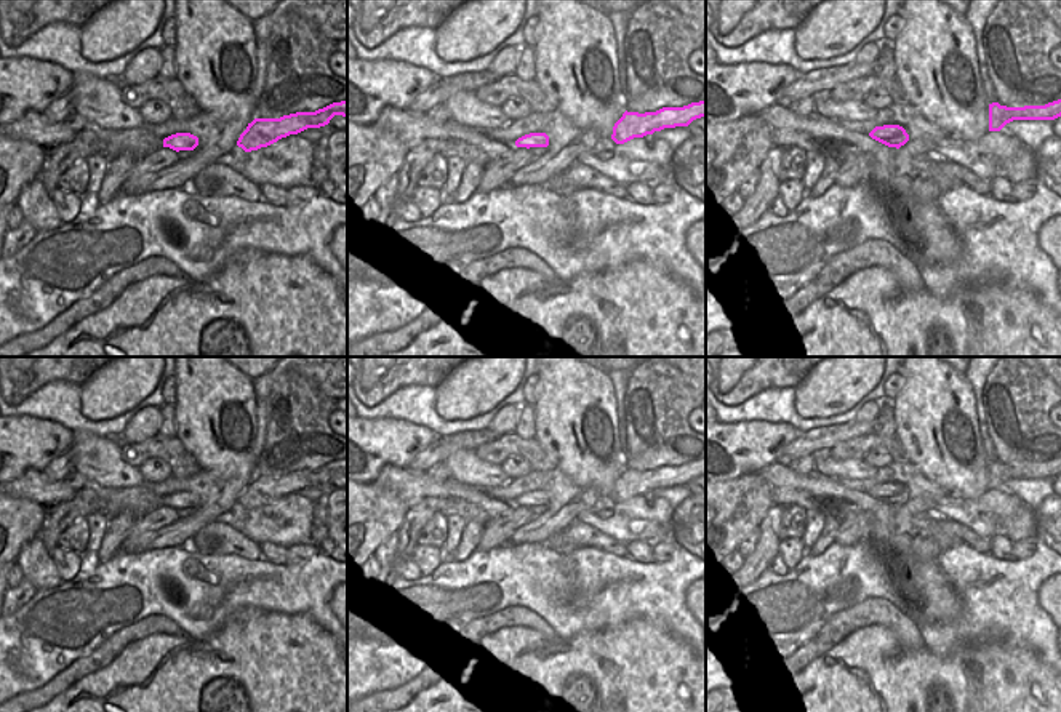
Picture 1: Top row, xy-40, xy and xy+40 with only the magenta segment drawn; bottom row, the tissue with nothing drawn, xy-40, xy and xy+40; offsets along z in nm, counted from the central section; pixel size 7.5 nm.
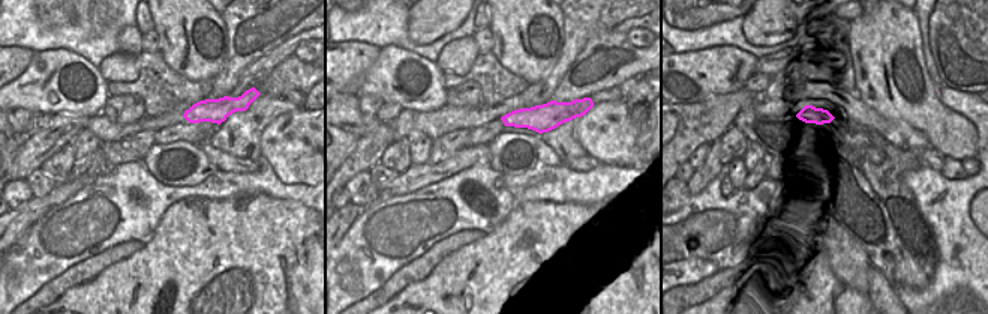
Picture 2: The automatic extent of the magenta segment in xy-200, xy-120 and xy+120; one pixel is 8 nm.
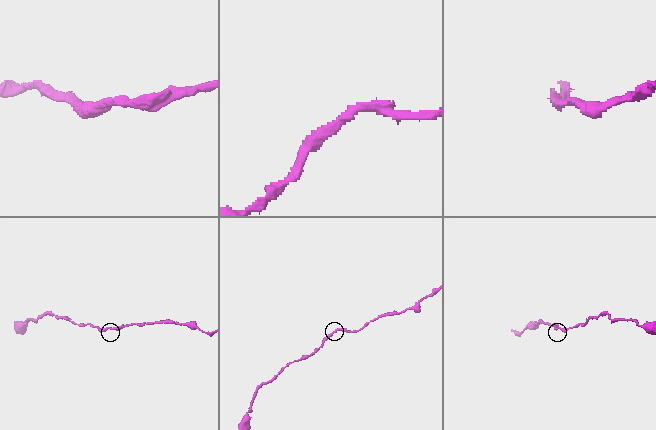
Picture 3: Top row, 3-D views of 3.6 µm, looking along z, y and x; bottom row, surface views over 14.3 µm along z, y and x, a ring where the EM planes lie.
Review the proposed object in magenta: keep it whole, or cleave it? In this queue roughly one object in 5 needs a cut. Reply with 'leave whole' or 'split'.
leave whole

